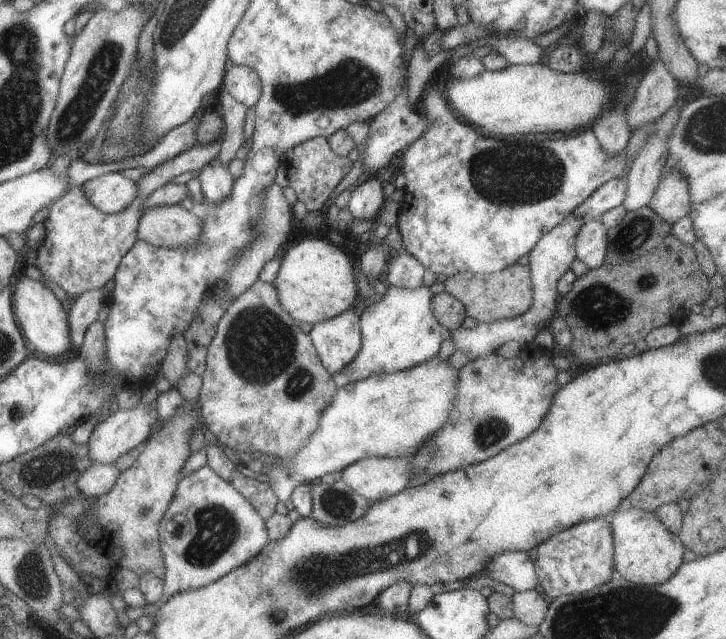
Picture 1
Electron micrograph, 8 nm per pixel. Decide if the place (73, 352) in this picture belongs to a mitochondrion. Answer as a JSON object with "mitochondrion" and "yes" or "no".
{"mitochondrion":"no"}

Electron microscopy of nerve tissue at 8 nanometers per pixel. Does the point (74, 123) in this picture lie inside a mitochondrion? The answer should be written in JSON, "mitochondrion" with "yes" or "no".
{"mitochondrion":"yes"}

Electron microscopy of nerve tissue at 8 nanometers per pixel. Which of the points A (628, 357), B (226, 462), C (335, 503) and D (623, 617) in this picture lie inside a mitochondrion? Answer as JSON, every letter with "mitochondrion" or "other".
{"A":"other","B":"other","C":"mitochondrion","D":"mitochondrion"}

